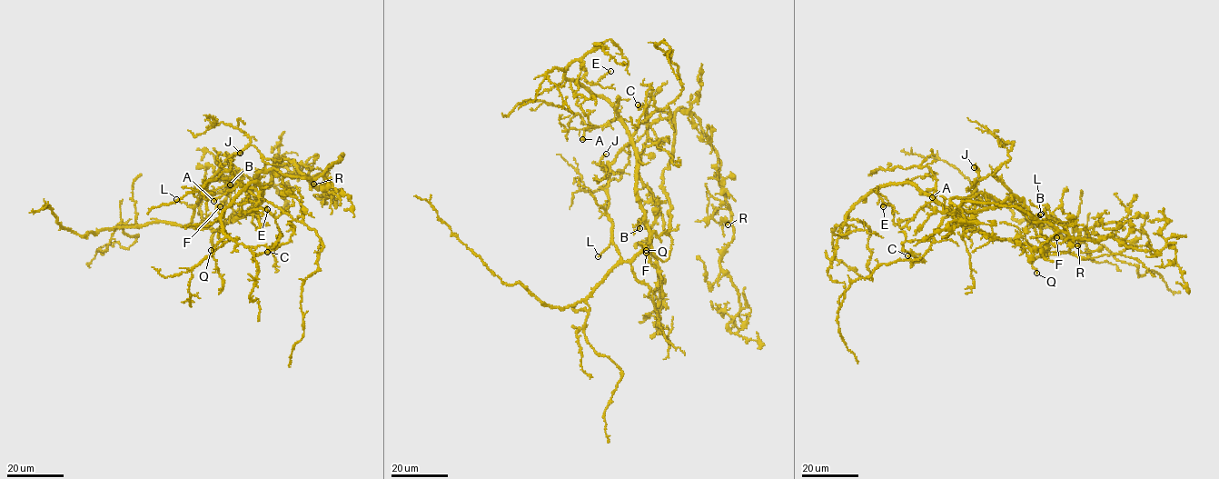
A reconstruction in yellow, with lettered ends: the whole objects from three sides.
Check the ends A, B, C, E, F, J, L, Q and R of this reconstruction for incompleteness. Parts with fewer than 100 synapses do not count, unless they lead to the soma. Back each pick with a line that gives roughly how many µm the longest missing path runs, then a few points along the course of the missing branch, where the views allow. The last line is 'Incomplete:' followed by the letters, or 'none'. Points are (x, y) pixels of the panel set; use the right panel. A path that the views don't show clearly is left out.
Q: about 140 µm are missing; missing branch runs (1036, 273), (1026, 271), (1015, 280), (1022, 295), (1015, 324), (985, 342), (890, 335), (865, 316), (865, 304)
Incomplete: Q

